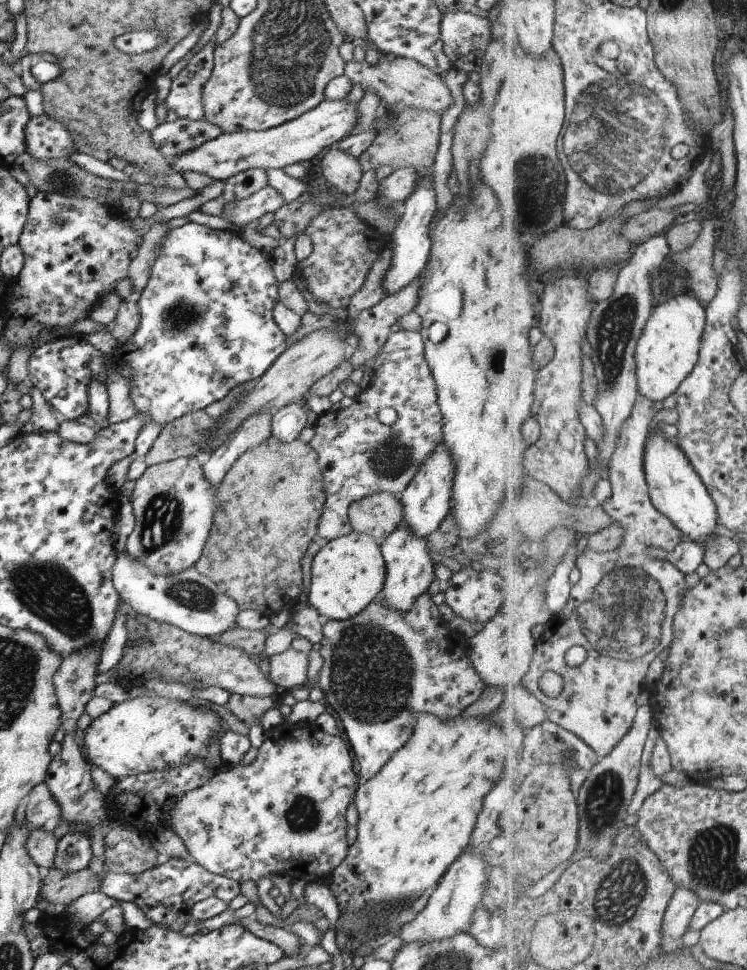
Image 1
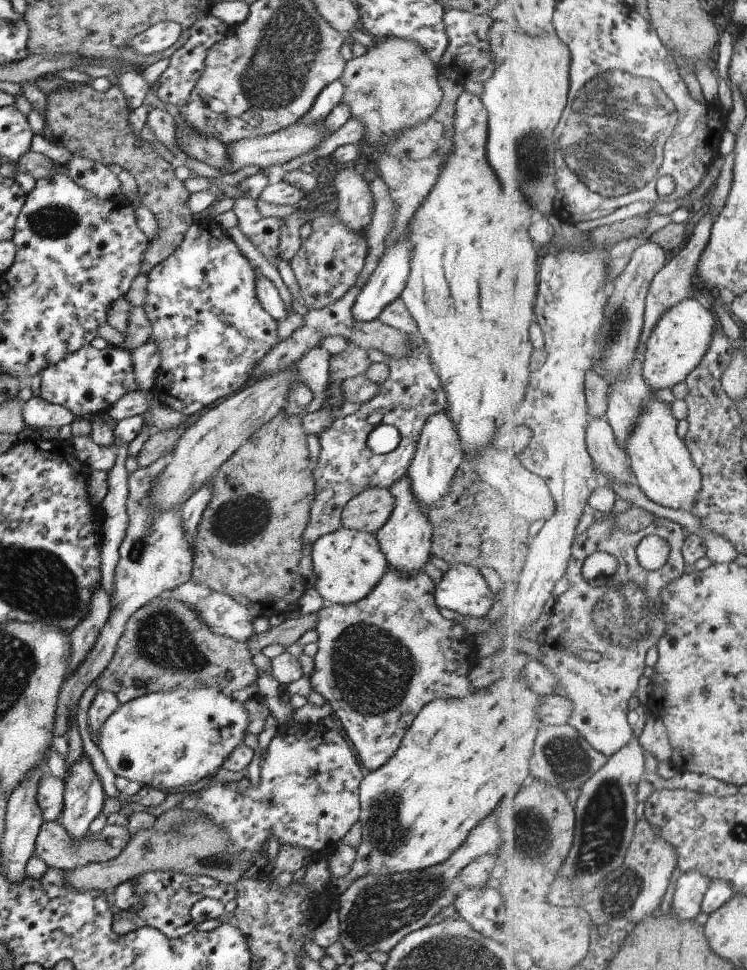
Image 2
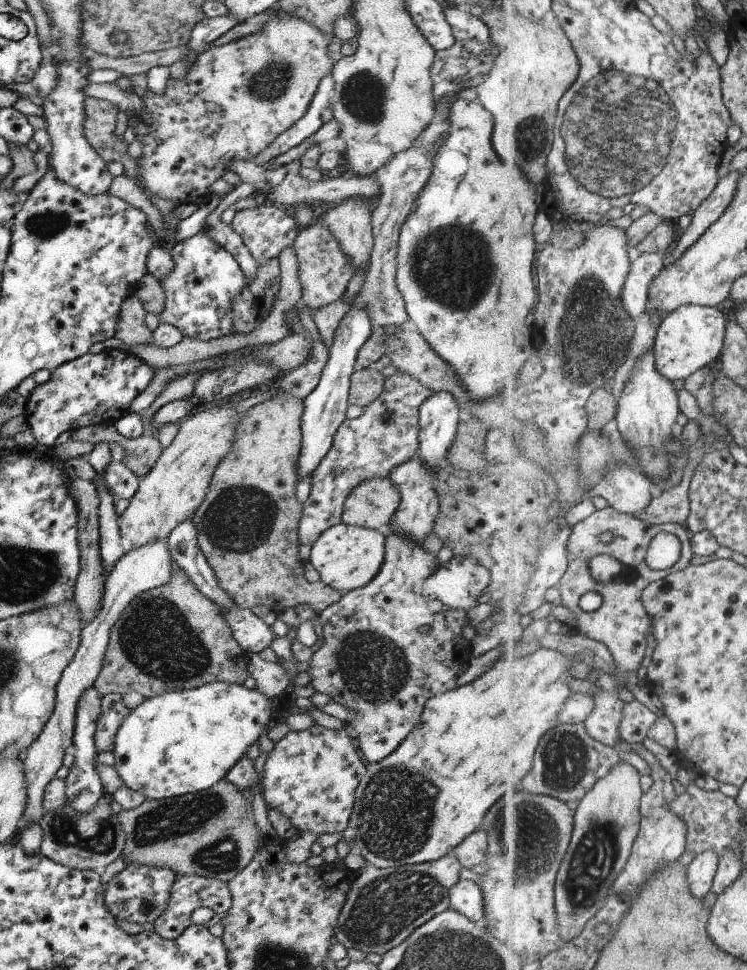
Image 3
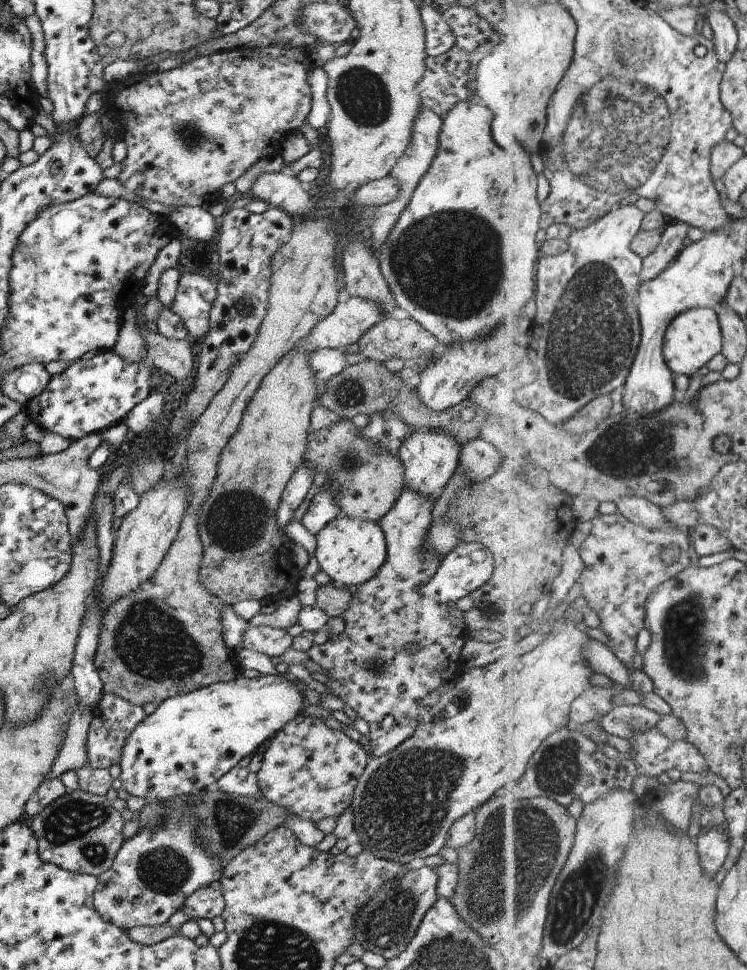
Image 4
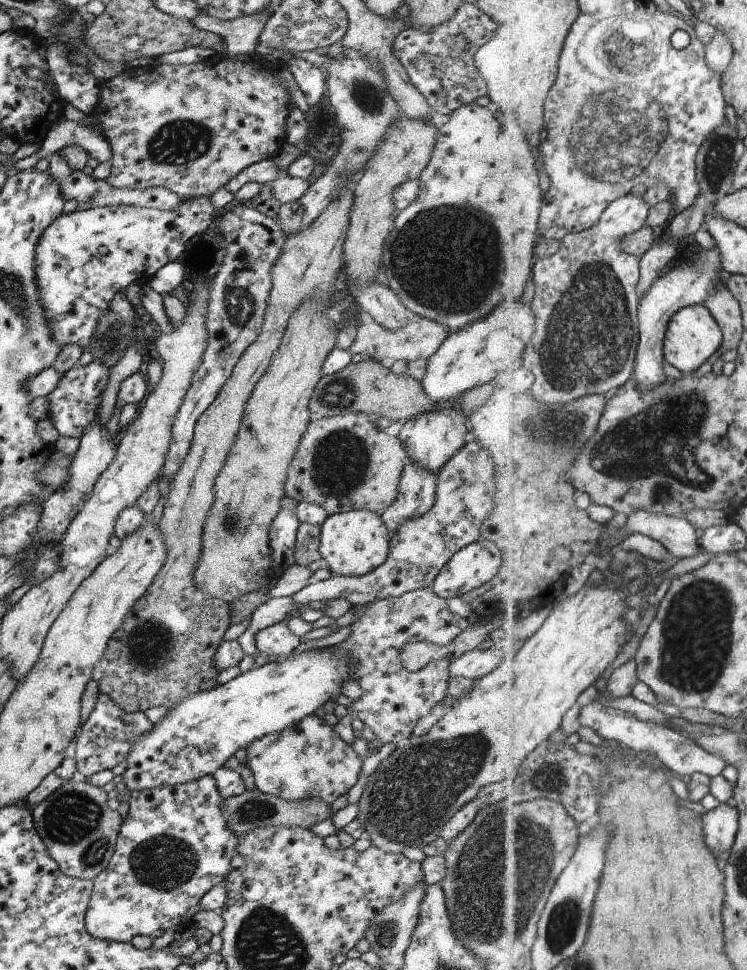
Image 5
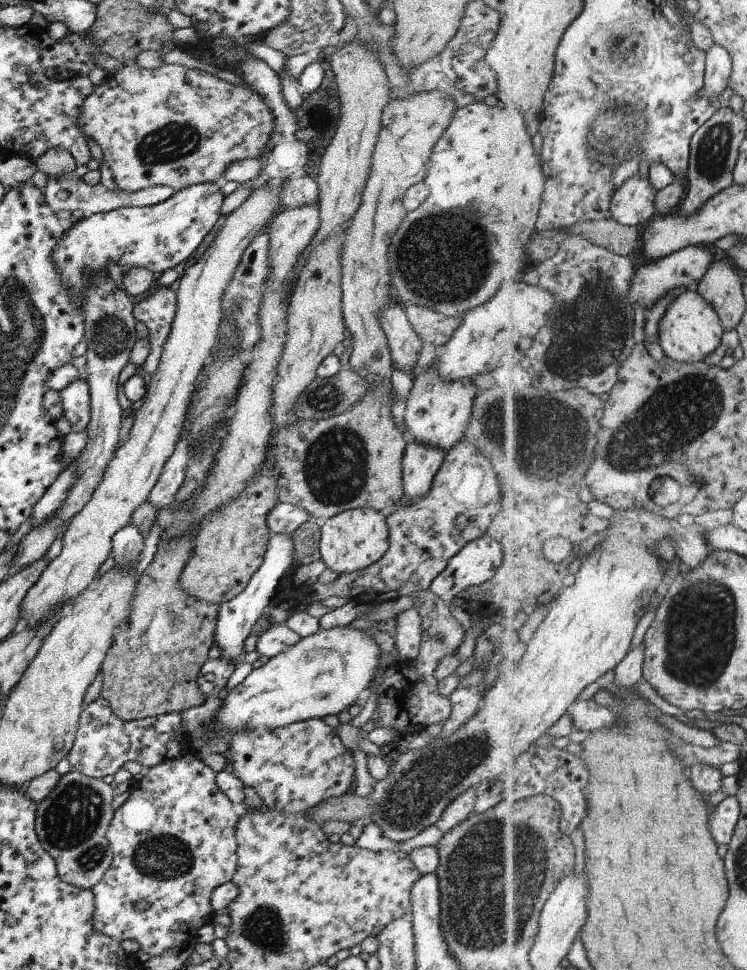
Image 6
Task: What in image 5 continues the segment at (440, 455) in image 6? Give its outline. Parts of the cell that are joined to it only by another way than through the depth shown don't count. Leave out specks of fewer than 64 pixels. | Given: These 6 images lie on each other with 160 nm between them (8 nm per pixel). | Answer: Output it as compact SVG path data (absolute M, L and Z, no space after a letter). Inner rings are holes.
M407 460L397 484L393 503L379 514L389 535L395 534L405 520L423 516L436 497L436 474Z

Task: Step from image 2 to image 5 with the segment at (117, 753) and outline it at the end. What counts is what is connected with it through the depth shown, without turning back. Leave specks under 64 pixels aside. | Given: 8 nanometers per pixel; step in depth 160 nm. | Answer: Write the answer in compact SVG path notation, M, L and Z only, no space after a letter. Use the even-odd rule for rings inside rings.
M326 647L270 659L260 668L252 667L225 684L195 691L167 708L165 716L151 724L149 732L131 746L121 780L129 792L141 792L212 775L253 740L281 732L301 718L314 715L320 706L340 694L341 682L348 677L349 660L339 656L335 647Z

